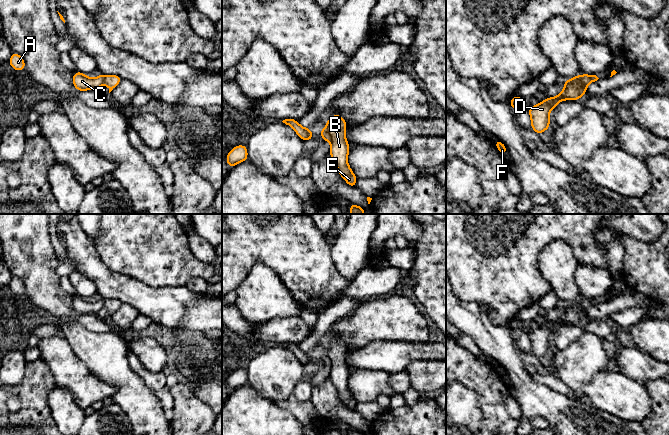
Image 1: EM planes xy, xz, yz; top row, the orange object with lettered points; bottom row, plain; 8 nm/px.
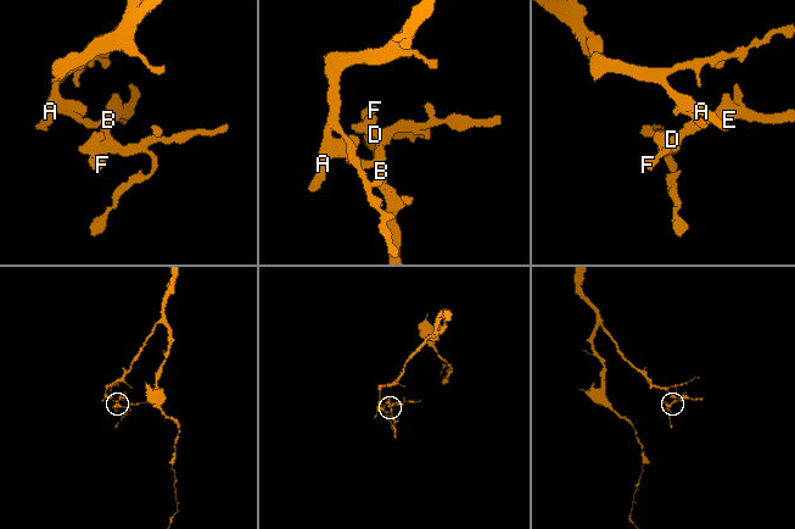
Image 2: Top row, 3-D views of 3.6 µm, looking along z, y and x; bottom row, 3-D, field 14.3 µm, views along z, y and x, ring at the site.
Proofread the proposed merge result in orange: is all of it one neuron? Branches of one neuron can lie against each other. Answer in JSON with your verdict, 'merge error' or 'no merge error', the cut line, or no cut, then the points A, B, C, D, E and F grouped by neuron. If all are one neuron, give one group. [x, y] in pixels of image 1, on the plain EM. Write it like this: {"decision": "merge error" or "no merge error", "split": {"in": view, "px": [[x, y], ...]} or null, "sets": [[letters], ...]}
{"decision": "merge error", "split": {"in": "xz", "px": [[325, 351], [331, 365]]}, "sets": [["A", "C"], ["B", "D", "E", "F"]]}

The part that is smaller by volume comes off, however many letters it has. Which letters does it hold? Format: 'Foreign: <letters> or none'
Foreign: B, D, E, F

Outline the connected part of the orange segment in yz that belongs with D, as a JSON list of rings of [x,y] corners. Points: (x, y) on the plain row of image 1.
[[[587,298],[577,299],[564,305],[564,313],[556,321],[549,321],[543,326],[528,333],[531,341],[531,352],[539,359],[550,351],[549,336],[562,324],[576,324],[586,318],[586,312],[591,307]]]

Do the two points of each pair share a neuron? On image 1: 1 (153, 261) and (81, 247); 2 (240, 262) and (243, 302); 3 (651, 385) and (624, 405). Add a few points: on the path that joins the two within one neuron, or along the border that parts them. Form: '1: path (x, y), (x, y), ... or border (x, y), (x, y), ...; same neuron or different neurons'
1: border (92, 240), (100, 259), (110, 269); different neurons
2: border (256, 263), (233, 289); different neurons
3: border (643, 384), (651, 402), (651, 412); different neurons

